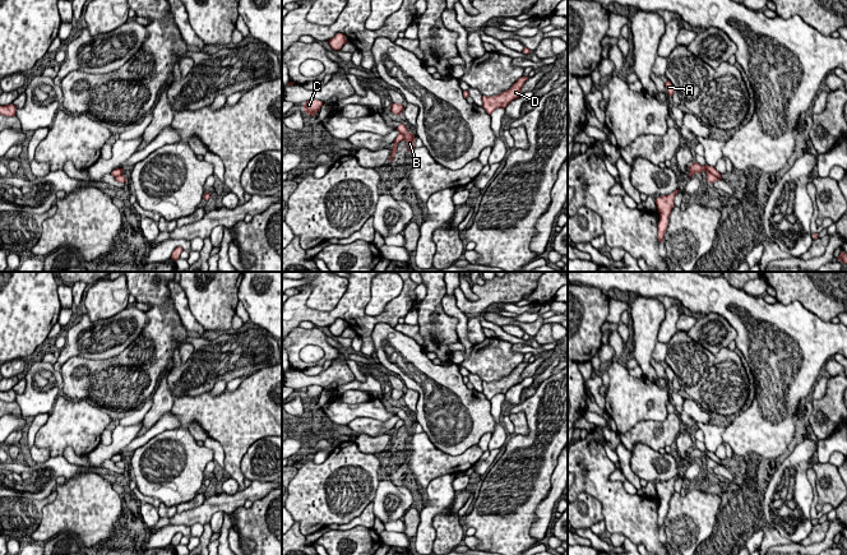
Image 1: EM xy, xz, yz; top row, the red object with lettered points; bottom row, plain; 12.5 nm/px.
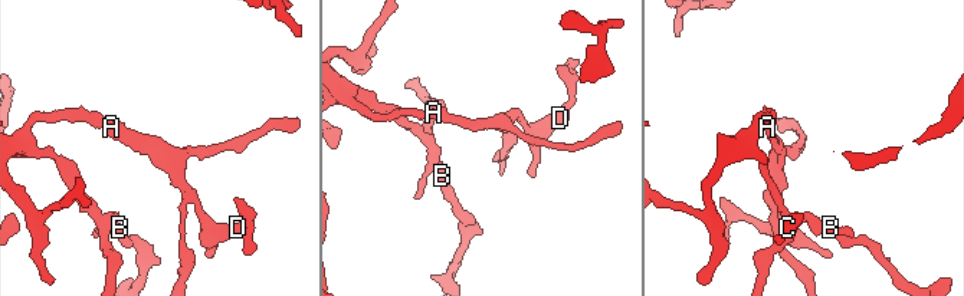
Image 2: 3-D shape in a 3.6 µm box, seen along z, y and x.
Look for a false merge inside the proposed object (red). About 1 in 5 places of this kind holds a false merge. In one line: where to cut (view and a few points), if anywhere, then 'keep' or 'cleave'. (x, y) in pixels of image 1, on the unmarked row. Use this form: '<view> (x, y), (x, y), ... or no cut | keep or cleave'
yz (706, 456), (721, 463) | cleave

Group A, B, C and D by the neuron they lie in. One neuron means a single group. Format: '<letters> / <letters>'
A C D / B

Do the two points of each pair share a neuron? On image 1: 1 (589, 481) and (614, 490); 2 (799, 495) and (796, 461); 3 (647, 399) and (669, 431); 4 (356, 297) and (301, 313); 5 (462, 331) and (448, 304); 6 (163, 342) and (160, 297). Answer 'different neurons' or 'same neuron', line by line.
1: same neuron
2: same neuron
3: different neurons
4: same neuron
5: same neuron
6: same neuron

